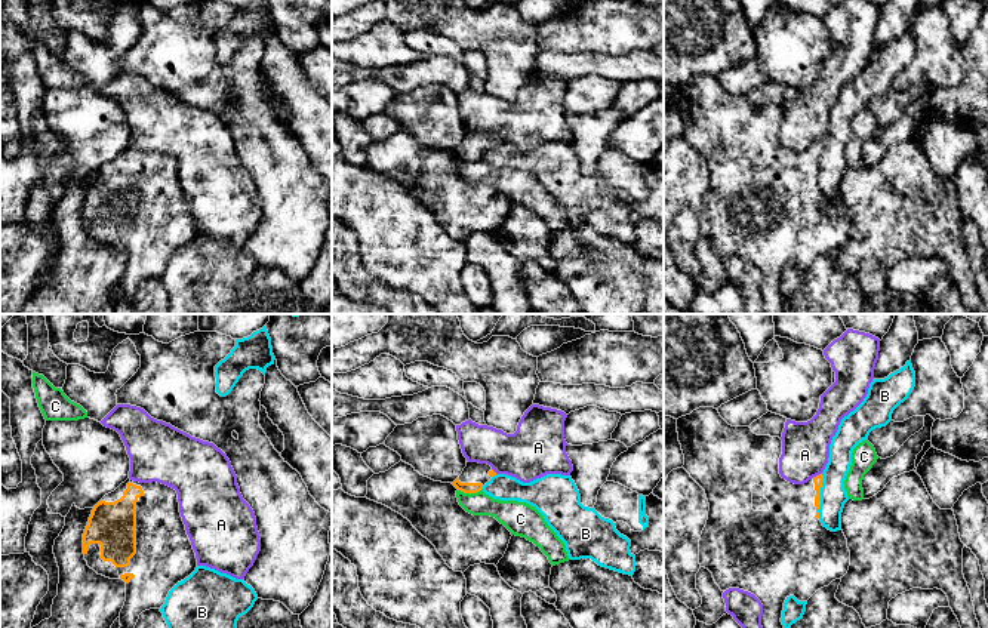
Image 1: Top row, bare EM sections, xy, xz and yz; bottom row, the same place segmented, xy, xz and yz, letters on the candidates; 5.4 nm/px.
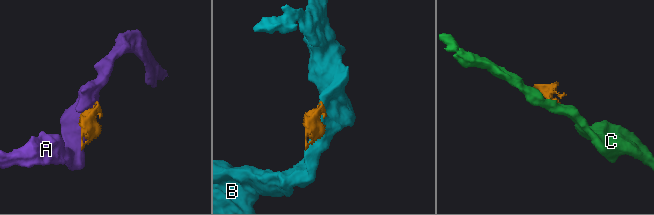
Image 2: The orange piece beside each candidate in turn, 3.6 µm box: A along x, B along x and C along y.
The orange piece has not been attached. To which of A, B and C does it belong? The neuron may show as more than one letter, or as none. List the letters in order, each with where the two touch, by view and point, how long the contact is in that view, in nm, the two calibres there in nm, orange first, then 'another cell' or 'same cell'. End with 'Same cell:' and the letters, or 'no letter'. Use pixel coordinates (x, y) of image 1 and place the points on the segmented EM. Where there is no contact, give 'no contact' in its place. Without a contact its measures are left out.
A: yz (816, 476) | 60 nm | 50/260 nm | another cell
B: yz (819, 496) | 240 nm | 50/140 nm | another cell
C: xz (470, 493) | 130 nm | 60/140 nm | another cell
Same cell: no letter

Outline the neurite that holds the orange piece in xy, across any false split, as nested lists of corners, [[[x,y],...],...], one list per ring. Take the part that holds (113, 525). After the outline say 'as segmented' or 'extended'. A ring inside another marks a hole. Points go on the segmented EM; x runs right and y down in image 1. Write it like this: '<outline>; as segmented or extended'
[[[127,478],[105,495],[92,510],[83,533],[83,554],[98,575],[126,582],[126,601],[120,612],[120,628],[135,628],[139,615],[161,609],[169,591],[197,567],[196,552],[179,512],[175,489],[153,481]]]; extended

